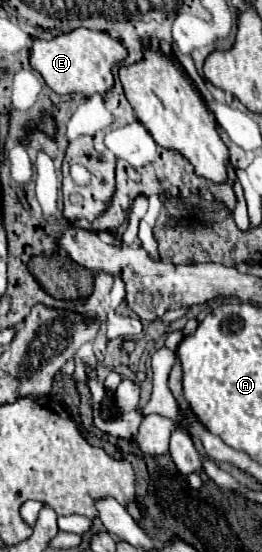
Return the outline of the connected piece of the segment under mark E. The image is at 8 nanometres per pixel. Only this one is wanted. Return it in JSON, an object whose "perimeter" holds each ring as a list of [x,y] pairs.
{"perimeter":[[[75,28],[73,32],[65,32],[55,36],[53,40],[33,38],[33,46],[29,52],[29,64],[43,76],[47,86],[57,94],[105,94],[113,86],[111,66],[123,62],[127,50],[121,42],[111,38],[107,32],[97,32],[89,28]]]}

